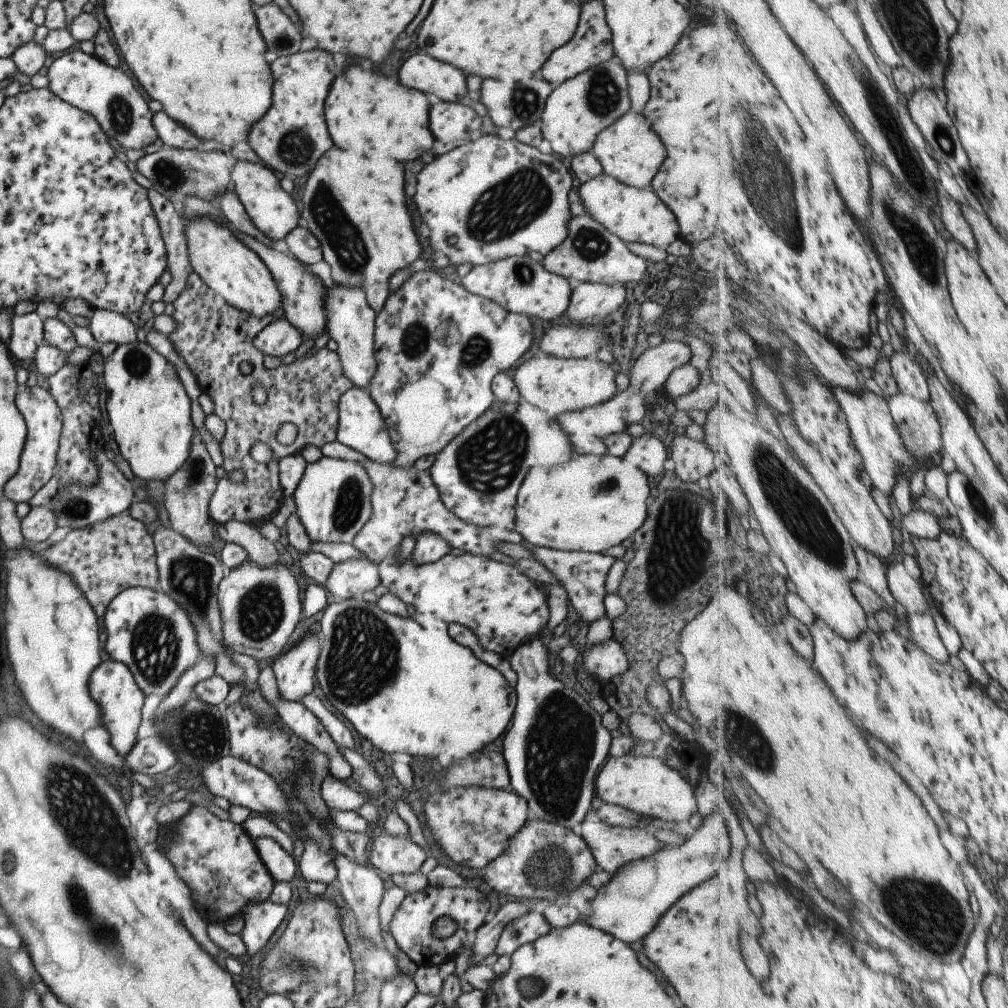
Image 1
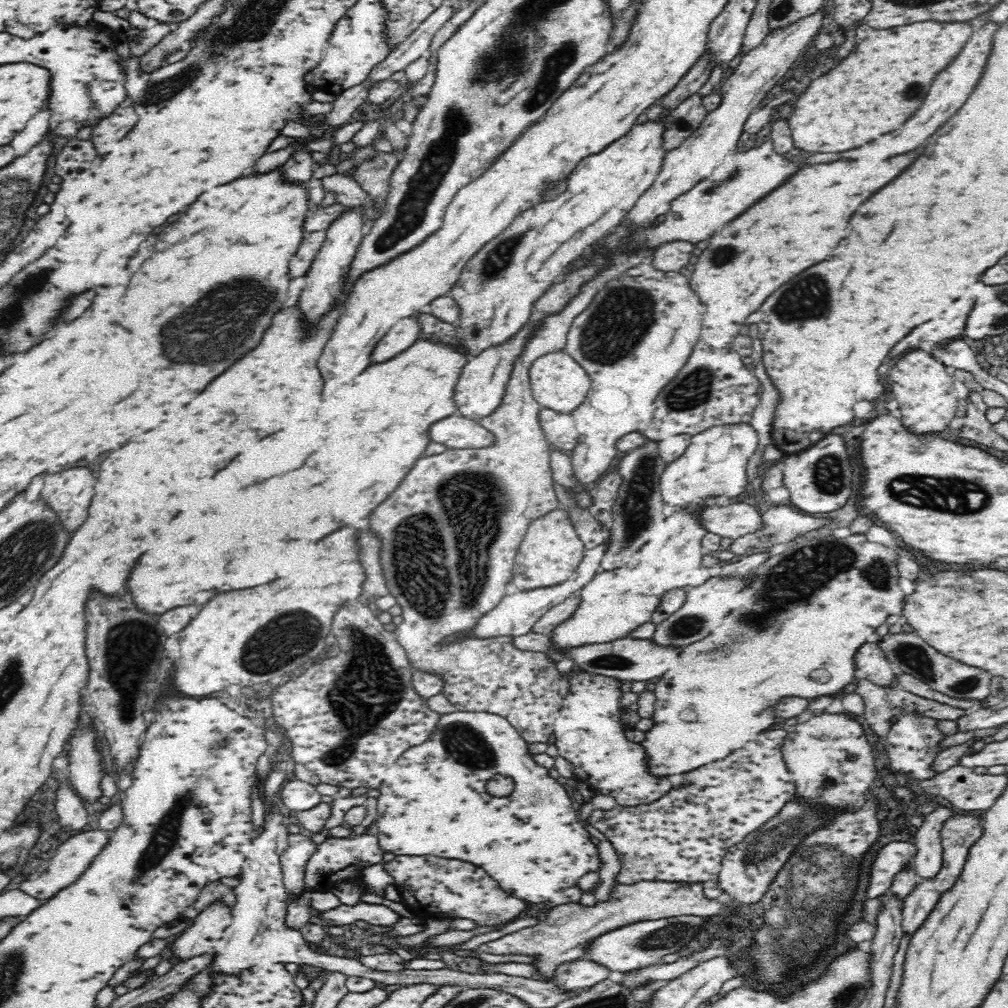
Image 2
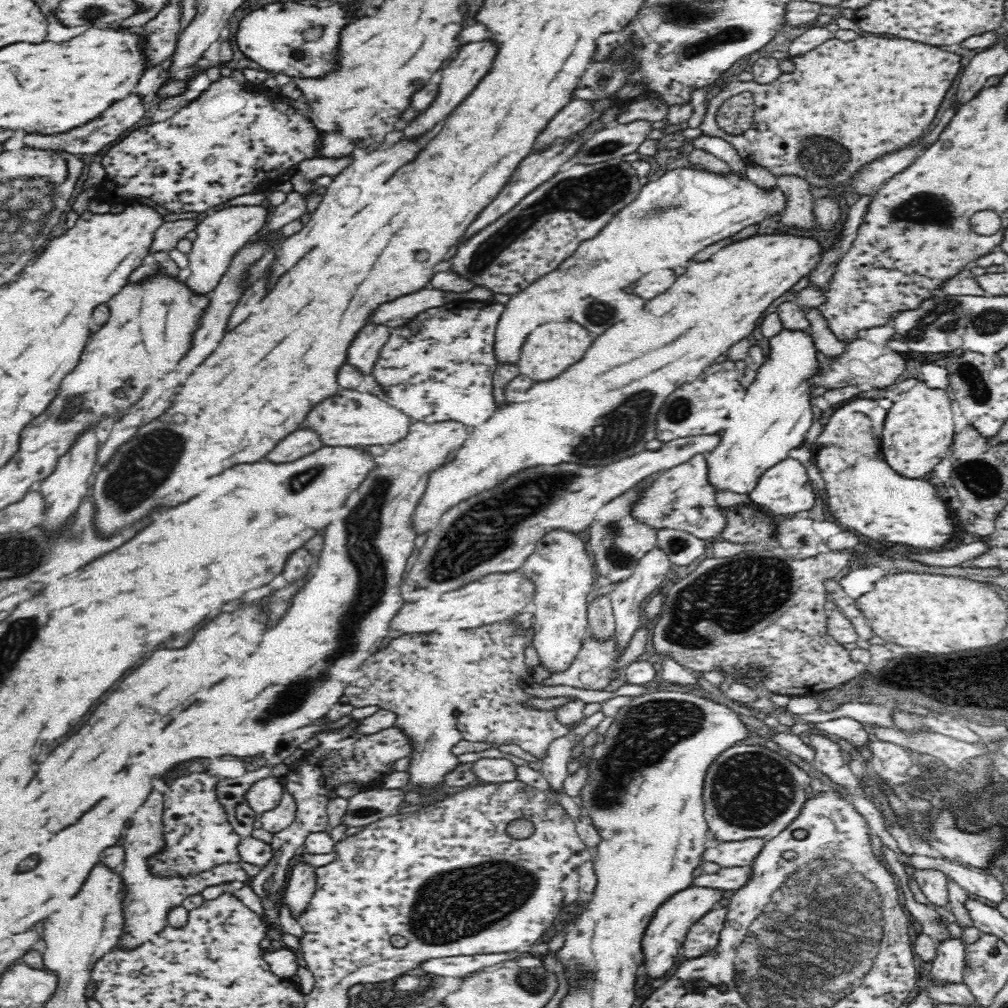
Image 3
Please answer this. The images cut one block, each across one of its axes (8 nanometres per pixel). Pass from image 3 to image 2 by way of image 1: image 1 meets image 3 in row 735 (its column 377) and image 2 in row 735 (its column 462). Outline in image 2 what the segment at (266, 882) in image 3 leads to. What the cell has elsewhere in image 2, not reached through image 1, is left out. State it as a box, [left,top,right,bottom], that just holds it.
[270,599,440,789]

